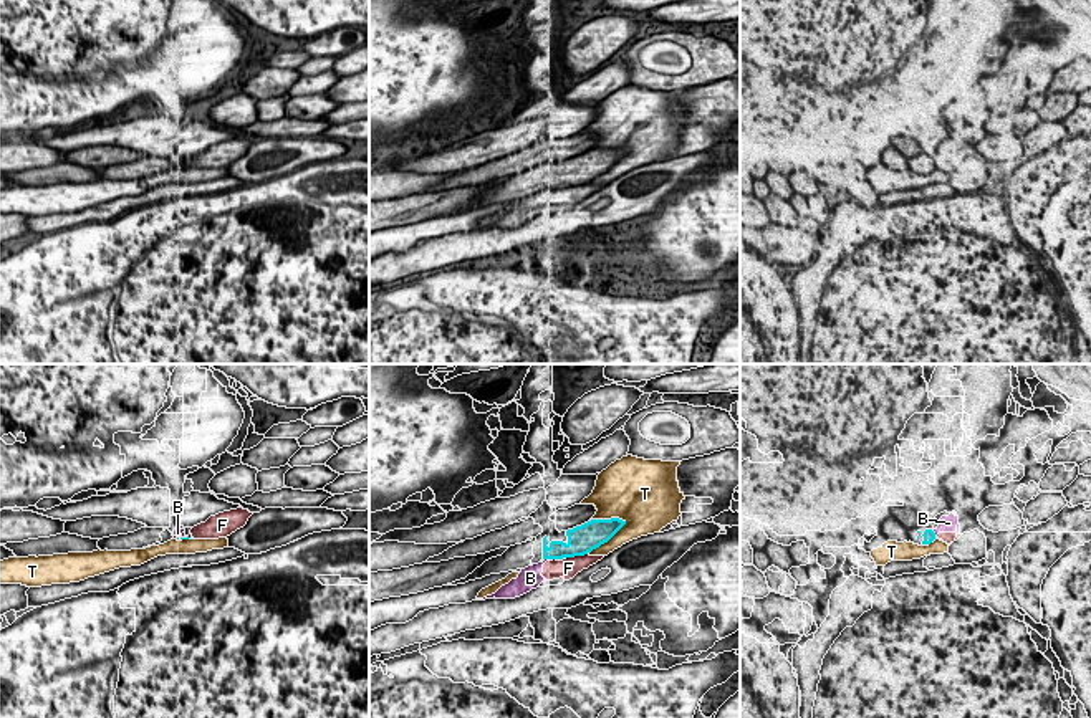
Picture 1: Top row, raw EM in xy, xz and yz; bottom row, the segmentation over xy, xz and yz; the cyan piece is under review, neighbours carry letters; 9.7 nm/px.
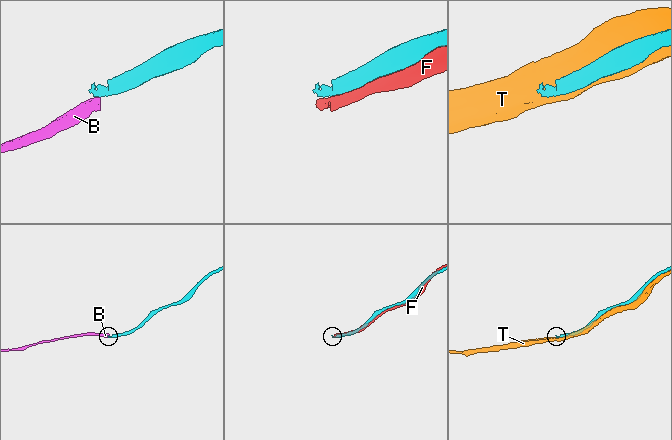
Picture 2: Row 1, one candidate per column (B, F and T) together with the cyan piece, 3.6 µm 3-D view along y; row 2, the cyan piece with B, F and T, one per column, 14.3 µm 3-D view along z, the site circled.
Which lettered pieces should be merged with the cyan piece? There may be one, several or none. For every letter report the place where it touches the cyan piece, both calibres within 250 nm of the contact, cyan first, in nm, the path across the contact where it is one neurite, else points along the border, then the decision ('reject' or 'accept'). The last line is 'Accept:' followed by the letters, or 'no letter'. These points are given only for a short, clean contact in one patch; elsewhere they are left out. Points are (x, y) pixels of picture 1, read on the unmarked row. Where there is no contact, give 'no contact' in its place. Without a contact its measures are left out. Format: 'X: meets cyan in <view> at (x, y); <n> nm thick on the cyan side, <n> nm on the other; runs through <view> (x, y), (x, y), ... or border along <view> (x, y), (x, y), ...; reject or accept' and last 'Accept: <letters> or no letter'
B: meets cyan in xz at (548, 187); 190 nm thick on the cyan side, 200 nm on the other; border along xz (545, 187), (552, 189); reject
F: meets cyan in xz at (576, 184); 280 nm thick on the cyan side, 200 nm on the other; reject
T: meets cyan in xz at (606, 171); 280 nm thick on the cyan side, 170 nm on the other; reject
Accept: no letter

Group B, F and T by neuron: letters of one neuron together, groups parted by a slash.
B F / T

